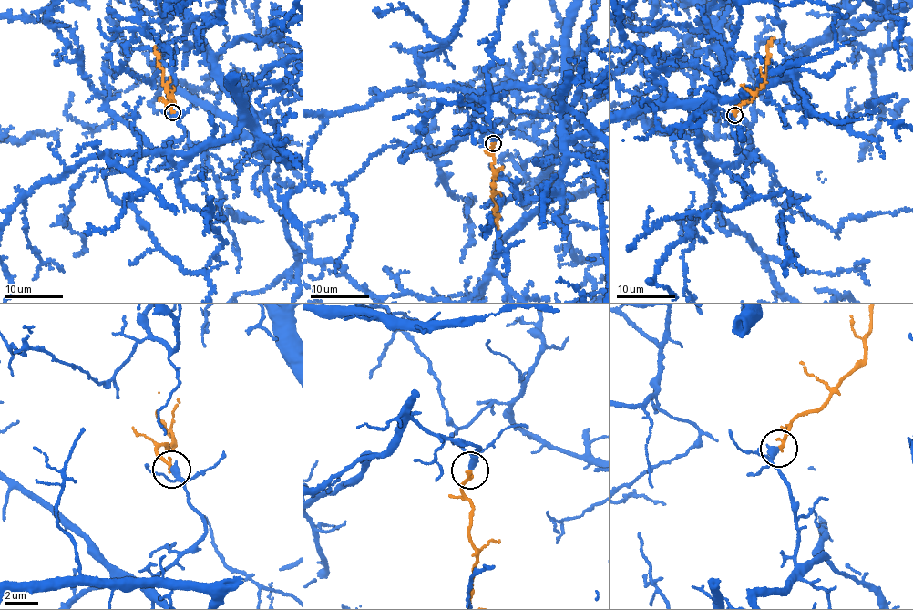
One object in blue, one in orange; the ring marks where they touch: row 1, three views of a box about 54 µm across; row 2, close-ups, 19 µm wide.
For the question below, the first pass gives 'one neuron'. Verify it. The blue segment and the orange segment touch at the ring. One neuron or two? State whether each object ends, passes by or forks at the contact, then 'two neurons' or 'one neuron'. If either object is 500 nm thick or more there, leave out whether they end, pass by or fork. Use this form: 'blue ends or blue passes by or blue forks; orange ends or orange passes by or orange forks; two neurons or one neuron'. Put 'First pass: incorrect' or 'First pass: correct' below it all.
blue ends; orange ends; one neuron
First pass: correct

